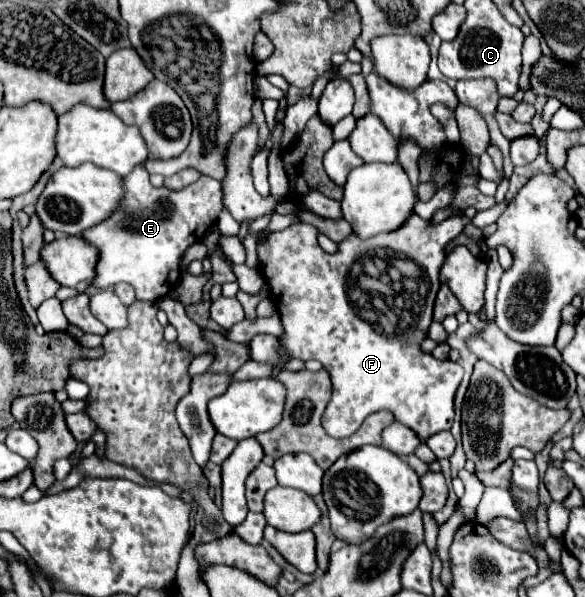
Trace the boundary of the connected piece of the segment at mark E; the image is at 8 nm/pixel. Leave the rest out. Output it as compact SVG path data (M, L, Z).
M135 166L133 172L123 178L123 200L119 202L119 208L115 208L103 224L87 228L87 232L81 234L83 240L97 248L99 260L93 286L105 290L125 282L135 288L137 300L155 302L157 298L167 296L179 282L183 252L203 238L217 222L221 210L221 184L215 178L201 176L183 190L169 190L165 186L155 188L149 182L145 166Z

